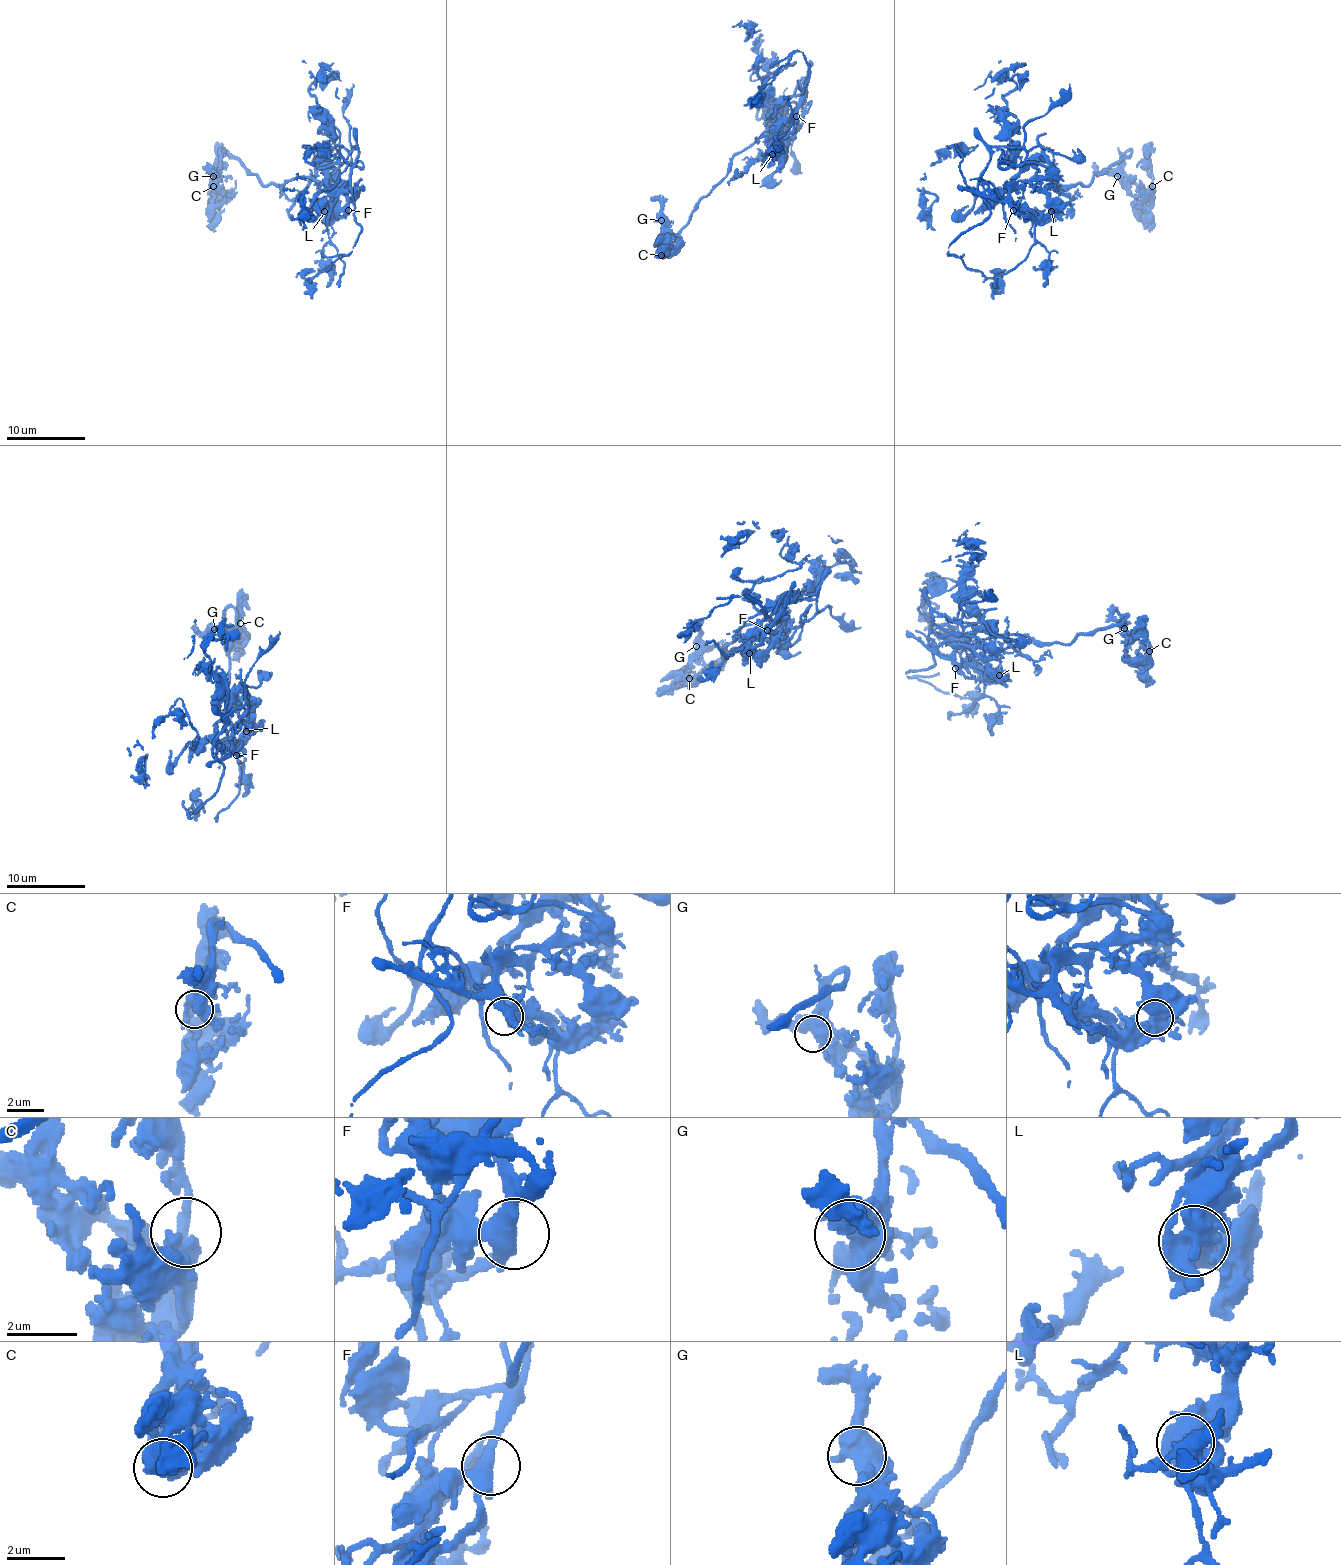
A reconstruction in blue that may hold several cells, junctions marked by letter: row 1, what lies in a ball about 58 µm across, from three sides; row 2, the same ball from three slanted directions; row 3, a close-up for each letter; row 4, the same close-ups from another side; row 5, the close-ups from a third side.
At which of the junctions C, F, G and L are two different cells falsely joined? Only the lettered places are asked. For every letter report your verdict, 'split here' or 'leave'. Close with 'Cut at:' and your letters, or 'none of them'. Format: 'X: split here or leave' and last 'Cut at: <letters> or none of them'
C: leave
F: leave
G: leave
L: split here
Cut at: L

